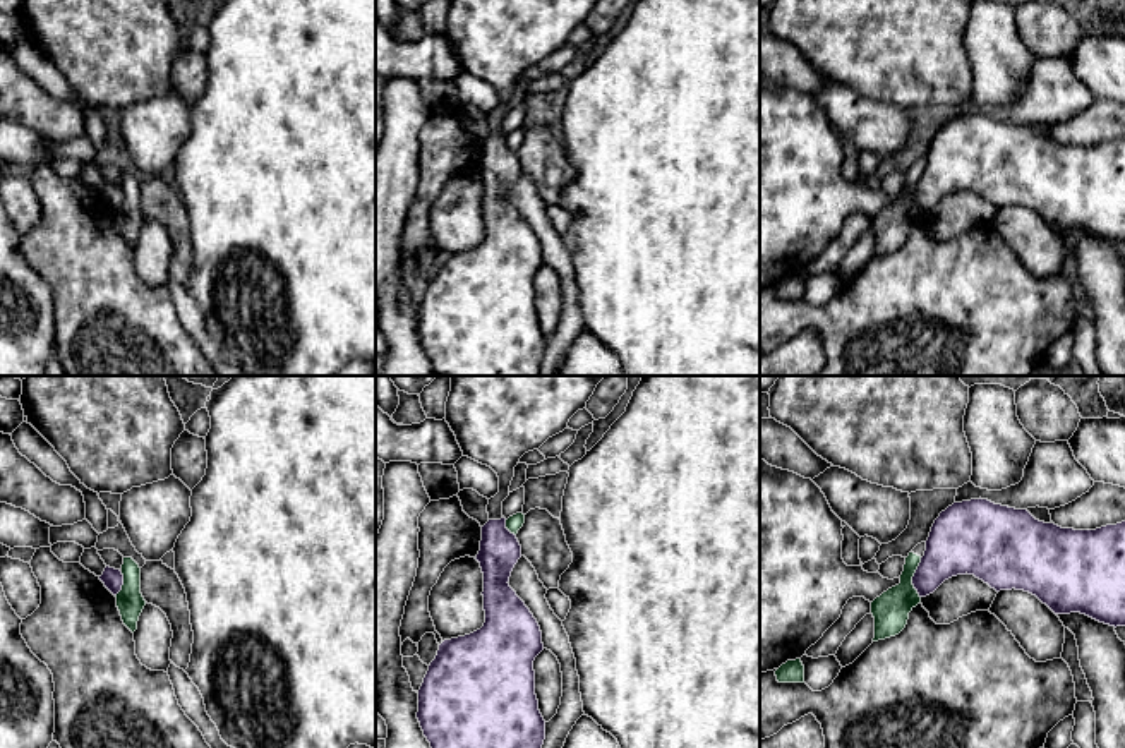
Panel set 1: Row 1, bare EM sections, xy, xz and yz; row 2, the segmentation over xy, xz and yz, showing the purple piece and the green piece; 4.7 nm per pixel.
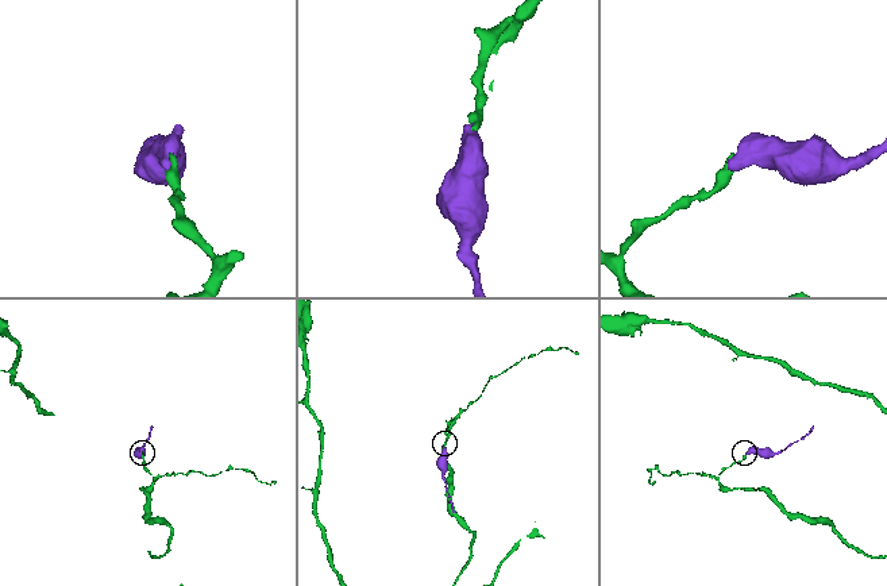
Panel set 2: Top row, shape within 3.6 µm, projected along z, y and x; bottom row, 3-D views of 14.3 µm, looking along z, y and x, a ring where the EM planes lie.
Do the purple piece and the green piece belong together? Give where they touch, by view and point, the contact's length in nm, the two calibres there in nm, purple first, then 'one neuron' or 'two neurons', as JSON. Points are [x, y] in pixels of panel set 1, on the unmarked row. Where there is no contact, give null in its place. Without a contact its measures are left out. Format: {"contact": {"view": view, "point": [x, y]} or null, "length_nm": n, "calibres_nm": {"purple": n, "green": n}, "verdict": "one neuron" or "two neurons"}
{"contact": {"view": "yz", "point": [913, 194]}, "length_nm": 190, "calibres_nm": {"purple": 260, "green": 170}, "verdict": "two neurons"}

